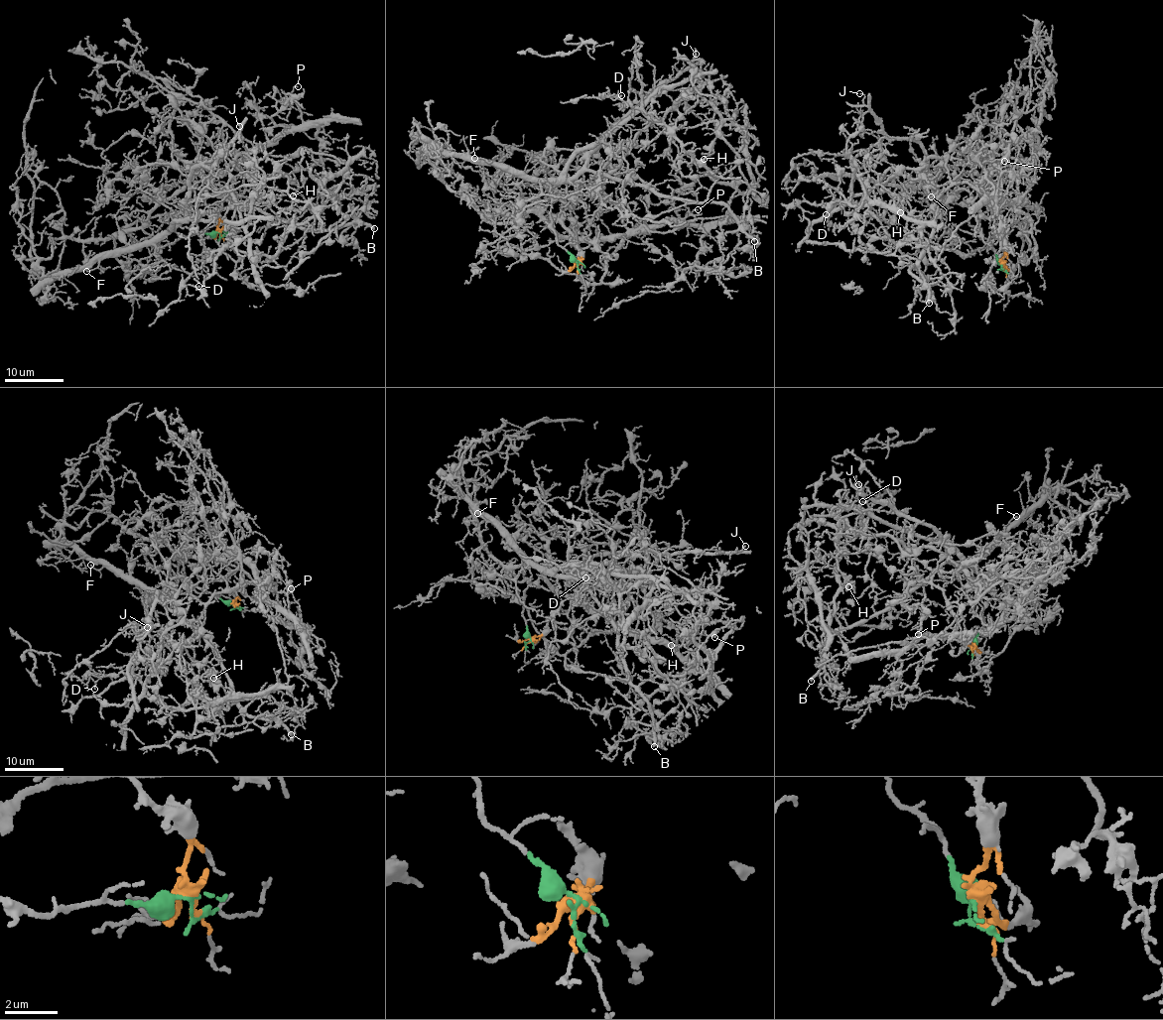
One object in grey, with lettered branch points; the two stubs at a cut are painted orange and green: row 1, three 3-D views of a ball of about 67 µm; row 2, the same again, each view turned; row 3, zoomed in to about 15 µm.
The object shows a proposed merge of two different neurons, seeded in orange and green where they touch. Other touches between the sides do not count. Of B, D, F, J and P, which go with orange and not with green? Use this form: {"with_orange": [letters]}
{"with_orange": ["D", "P"]}

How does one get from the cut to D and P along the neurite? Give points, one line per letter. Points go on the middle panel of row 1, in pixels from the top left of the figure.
D: (579, 261), (598, 180), (652, 120), (679, 115), (655, 123), (605, 96), (621, 94)
P: (579, 261), (581, 254), (575, 240), (622, 238), (667, 223), (693, 225), (696, 217), (687, 211), (698, 210)

